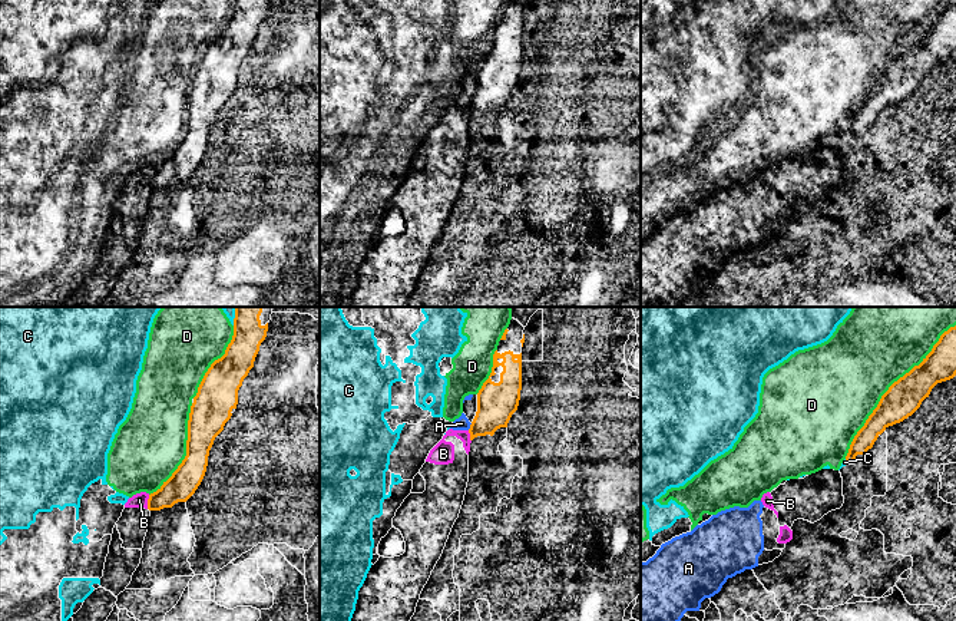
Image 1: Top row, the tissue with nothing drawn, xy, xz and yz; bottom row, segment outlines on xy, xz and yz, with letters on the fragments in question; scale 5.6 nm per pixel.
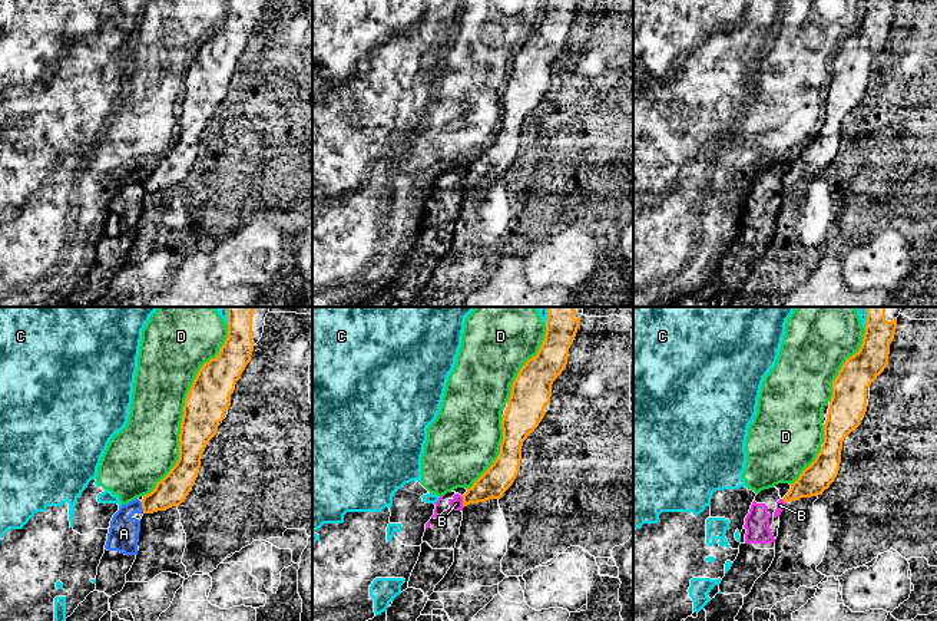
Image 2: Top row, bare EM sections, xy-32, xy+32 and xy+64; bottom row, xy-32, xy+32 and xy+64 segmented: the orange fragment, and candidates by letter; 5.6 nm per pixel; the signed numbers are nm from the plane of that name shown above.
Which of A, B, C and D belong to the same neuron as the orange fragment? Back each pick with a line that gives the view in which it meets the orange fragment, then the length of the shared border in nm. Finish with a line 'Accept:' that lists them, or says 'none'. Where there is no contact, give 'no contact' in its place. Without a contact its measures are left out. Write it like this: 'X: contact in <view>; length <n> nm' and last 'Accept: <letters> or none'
Accept: none

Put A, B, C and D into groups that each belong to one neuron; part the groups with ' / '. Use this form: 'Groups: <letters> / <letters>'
Groups: A B / C / D

